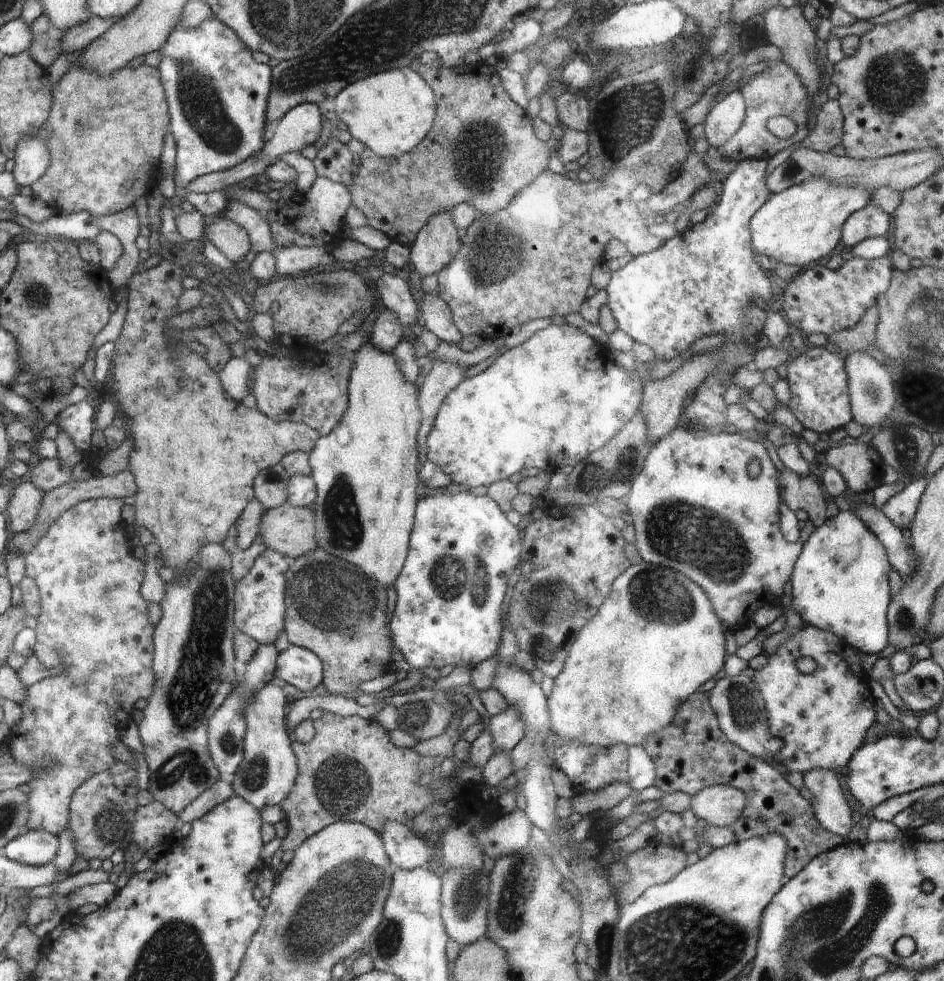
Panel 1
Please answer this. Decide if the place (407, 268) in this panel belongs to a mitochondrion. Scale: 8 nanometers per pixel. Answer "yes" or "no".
no

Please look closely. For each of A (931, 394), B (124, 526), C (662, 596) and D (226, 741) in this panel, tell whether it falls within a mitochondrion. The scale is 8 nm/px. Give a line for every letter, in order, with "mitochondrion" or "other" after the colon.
A: mitochondrion
B: other
C: mitochondrion
D: mitochondrion

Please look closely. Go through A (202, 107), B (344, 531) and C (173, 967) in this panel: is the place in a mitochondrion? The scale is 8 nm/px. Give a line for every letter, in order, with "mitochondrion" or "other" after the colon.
A: mitochondrion
B: mitochondrion
C: mitochondrion

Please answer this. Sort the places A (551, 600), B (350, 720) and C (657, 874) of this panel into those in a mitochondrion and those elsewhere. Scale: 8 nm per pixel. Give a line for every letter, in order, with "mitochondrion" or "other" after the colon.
A: mitochondrion
B: other
C: other

